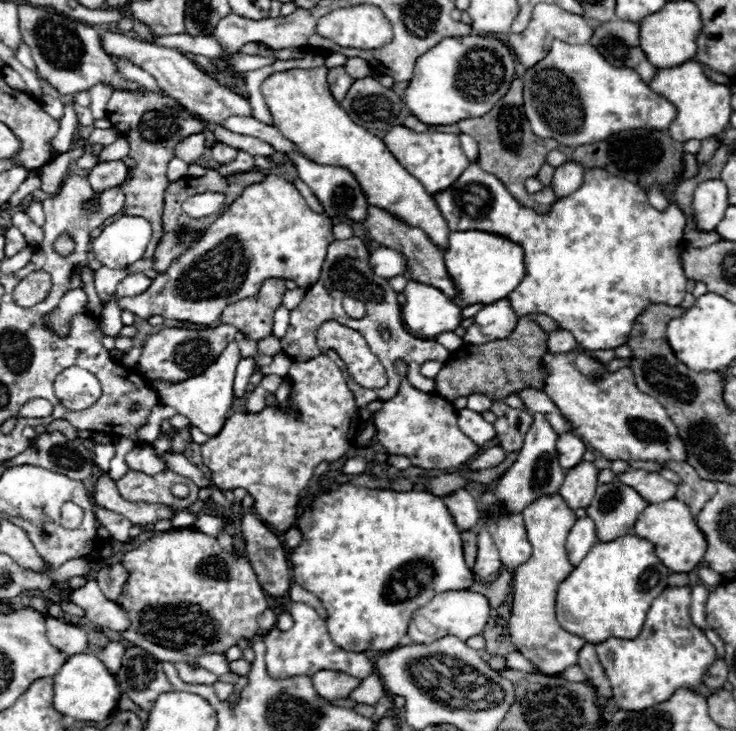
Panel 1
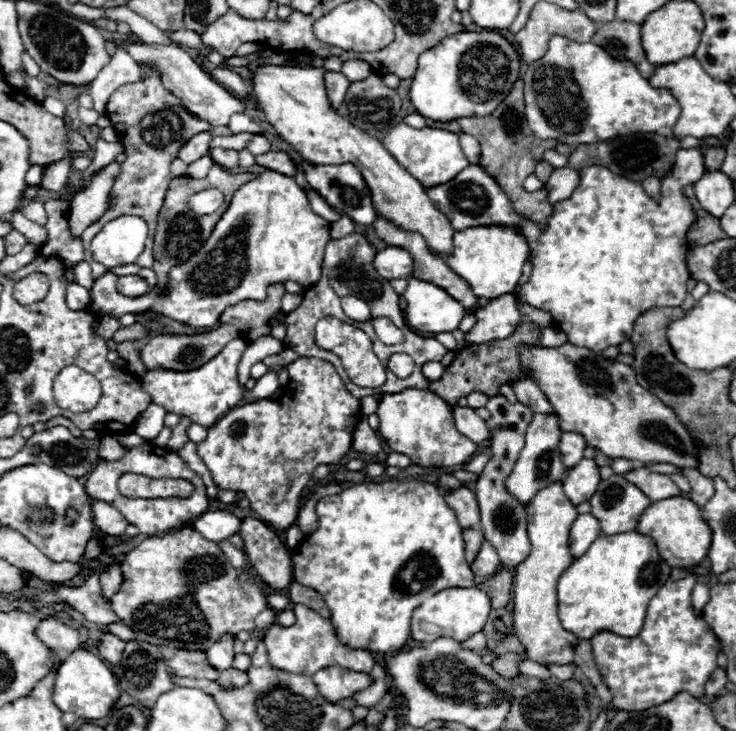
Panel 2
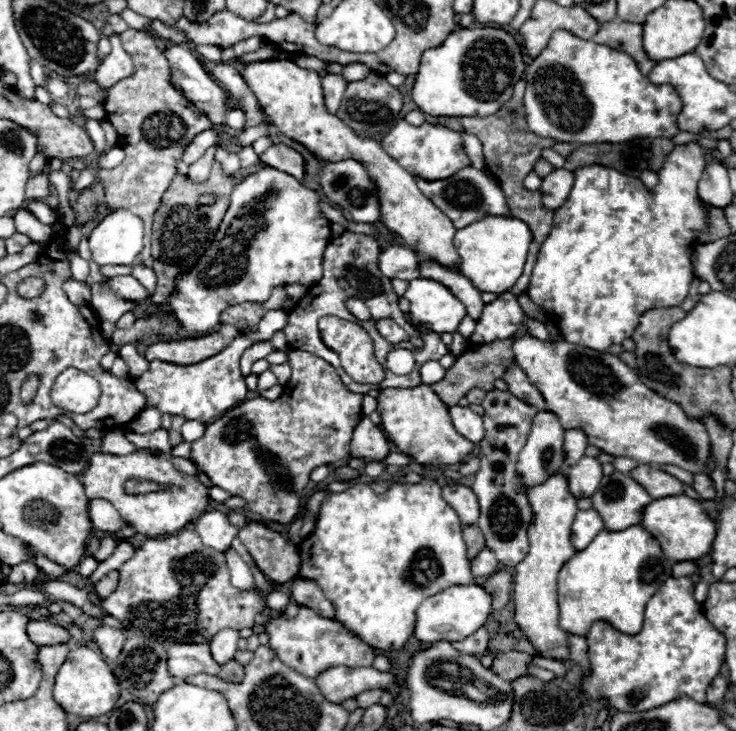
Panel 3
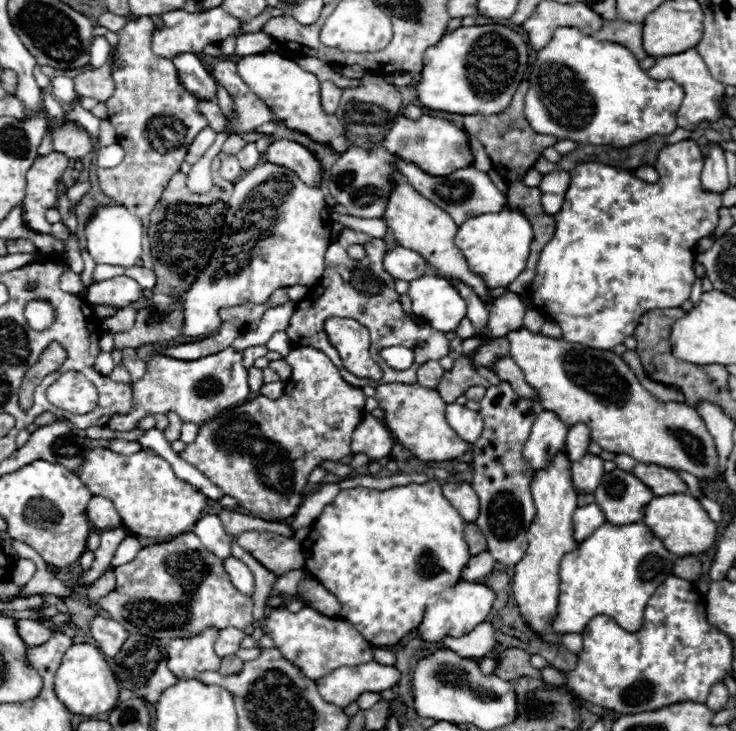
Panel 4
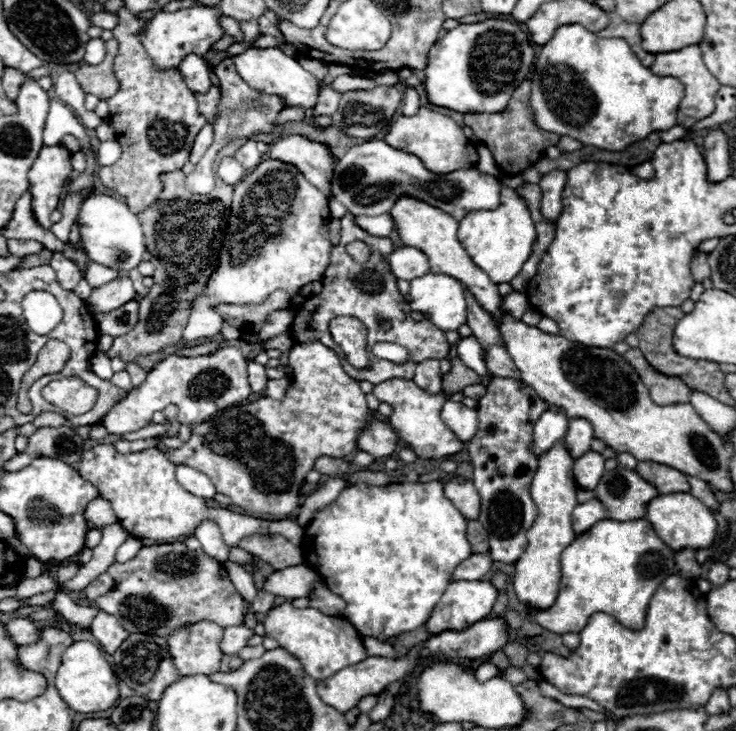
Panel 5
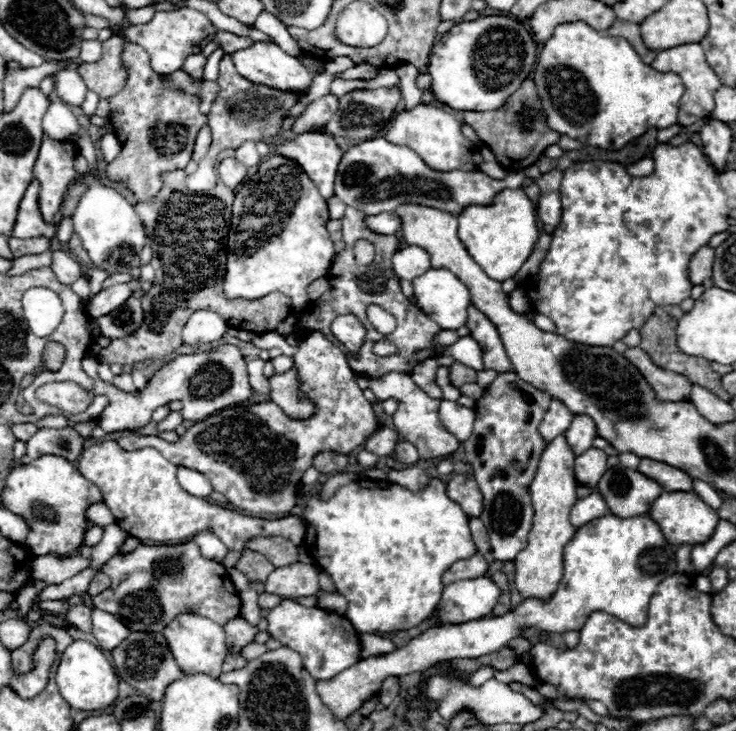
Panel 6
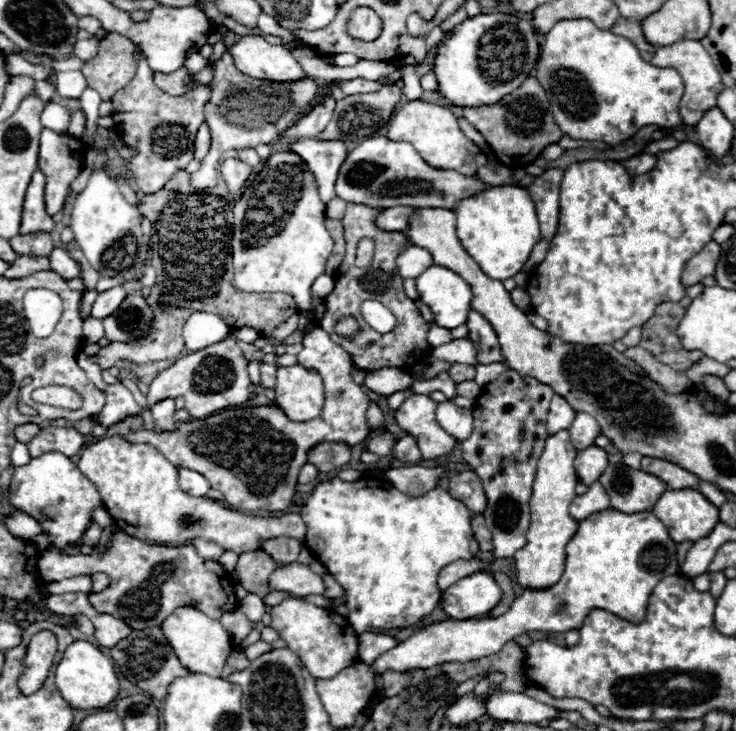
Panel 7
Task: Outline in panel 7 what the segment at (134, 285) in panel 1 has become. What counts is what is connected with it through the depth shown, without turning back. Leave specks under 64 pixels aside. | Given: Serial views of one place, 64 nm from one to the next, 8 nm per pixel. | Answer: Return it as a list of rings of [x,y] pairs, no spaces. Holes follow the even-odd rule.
[[[116,286],[116,288],[110,288],[106,292],[100,292],[94,306],[92,306],[92,312],[90,316],[92,318],[106,318],[108,314],[112,314],[114,310],[118,310],[118,306],[124,302],[124,298],[128,296],[128,292],[124,290],[124,286]]]

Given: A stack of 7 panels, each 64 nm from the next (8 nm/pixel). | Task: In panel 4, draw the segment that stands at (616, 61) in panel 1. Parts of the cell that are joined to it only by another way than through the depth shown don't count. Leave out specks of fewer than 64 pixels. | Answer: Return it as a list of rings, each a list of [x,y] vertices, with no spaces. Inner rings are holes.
[[[624,20],[606,22],[606,24],[594,34],[594,38],[624,44],[624,46],[638,58],[642,70],[648,70],[650,66],[654,66],[654,58],[648,56],[648,54],[644,52],[644,48],[642,48],[642,24],[632,24],[632,22],[624,22]]]

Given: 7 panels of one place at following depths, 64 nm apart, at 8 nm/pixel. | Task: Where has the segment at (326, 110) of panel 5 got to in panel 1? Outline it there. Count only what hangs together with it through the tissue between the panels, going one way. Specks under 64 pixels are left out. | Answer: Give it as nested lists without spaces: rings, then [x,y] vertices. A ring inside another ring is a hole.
[[[344,66],[340,68],[330,68],[328,70],[328,84],[330,84],[330,92],[334,94],[334,98],[338,98],[338,102],[346,96],[346,92],[350,90],[354,78],[344,70]]]

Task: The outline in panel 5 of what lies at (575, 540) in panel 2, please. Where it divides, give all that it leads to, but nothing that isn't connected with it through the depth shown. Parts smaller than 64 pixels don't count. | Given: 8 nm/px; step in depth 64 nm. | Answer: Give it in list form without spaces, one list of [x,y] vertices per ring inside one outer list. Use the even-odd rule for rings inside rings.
[[[596,498],[588,500],[584,504],[578,504],[572,512],[572,526],[574,526],[576,536],[590,530],[596,522],[600,522],[604,518],[606,518],[606,510],[604,510],[602,502],[598,502]]]

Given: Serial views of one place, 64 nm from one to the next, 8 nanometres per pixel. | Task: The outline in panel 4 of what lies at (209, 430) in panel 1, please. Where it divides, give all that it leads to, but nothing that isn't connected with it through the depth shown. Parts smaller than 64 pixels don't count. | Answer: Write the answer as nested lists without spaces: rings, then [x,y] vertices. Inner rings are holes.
[[[286,302],[286,306],[278,306],[272,308],[264,314],[258,330],[252,330],[250,334],[240,334],[230,348],[194,360],[194,362],[182,362],[182,360],[174,360],[174,358],[166,358],[166,356],[156,356],[150,360],[146,374],[142,376],[142,380],[134,382],[132,390],[134,390],[134,414],[128,416],[114,416],[108,422],[108,428],[118,430],[118,432],[130,432],[132,428],[136,428],[138,420],[144,418],[146,414],[166,414],[166,412],[176,412],[184,422],[196,422],[196,424],[204,424],[212,418],[216,418],[218,412],[242,404],[248,394],[248,382],[246,382],[246,368],[242,366],[242,350],[250,348],[250,346],[258,346],[264,344],[264,332],[268,332],[270,336],[274,332],[282,332],[288,326],[288,320],[292,316],[296,308],[296,302]]]

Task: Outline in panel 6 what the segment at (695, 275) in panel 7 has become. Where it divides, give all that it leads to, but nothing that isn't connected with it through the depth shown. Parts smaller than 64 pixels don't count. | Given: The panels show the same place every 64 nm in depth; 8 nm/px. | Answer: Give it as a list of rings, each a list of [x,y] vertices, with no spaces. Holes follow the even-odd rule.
[[[704,246],[700,248],[690,264],[688,264],[688,270],[690,270],[690,282],[692,284],[702,284],[706,278],[712,276],[712,260],[714,260],[714,250]]]

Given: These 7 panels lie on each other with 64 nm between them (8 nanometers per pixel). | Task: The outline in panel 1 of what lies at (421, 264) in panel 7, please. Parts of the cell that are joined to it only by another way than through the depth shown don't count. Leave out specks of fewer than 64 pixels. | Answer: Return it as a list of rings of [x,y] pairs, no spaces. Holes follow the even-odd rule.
[[[378,248],[374,252],[370,252],[370,268],[374,270],[374,274],[382,276],[382,278],[394,278],[394,276],[402,276],[402,270],[406,270],[406,260],[402,258],[402,254],[394,252],[394,250],[386,250],[386,248]]]

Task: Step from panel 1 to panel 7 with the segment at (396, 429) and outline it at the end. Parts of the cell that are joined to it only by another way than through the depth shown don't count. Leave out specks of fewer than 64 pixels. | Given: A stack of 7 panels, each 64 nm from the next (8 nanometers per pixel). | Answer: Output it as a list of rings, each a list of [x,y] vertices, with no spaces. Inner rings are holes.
[[[398,368],[366,372],[366,388],[370,388],[378,396],[392,396],[394,392],[410,388],[412,382],[414,378]],[[410,394],[394,414],[396,424],[416,440],[422,460],[444,456],[458,444],[458,440],[438,424],[436,406],[438,402],[434,402],[430,396]]]

